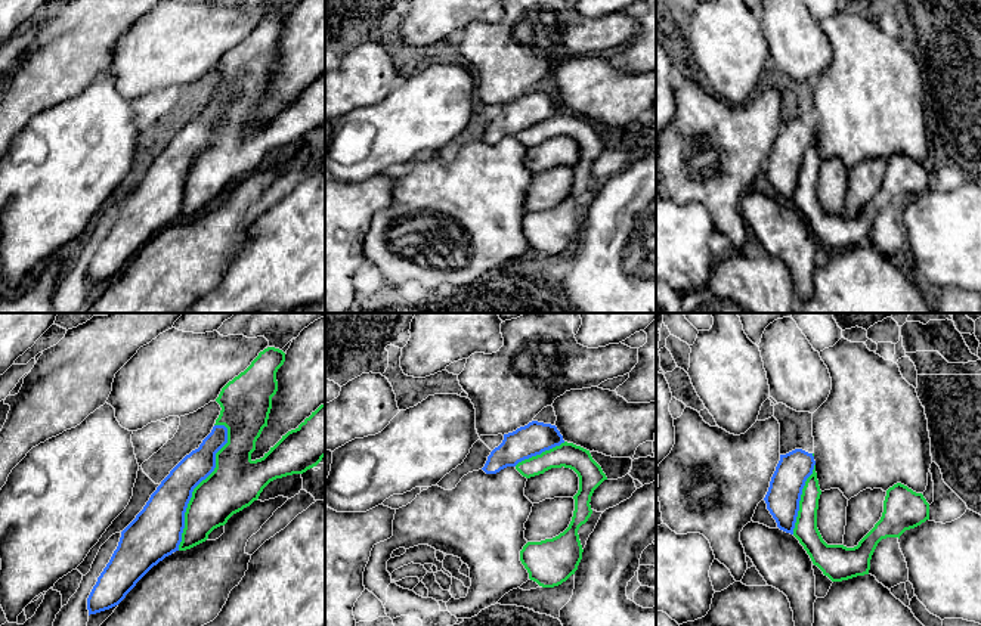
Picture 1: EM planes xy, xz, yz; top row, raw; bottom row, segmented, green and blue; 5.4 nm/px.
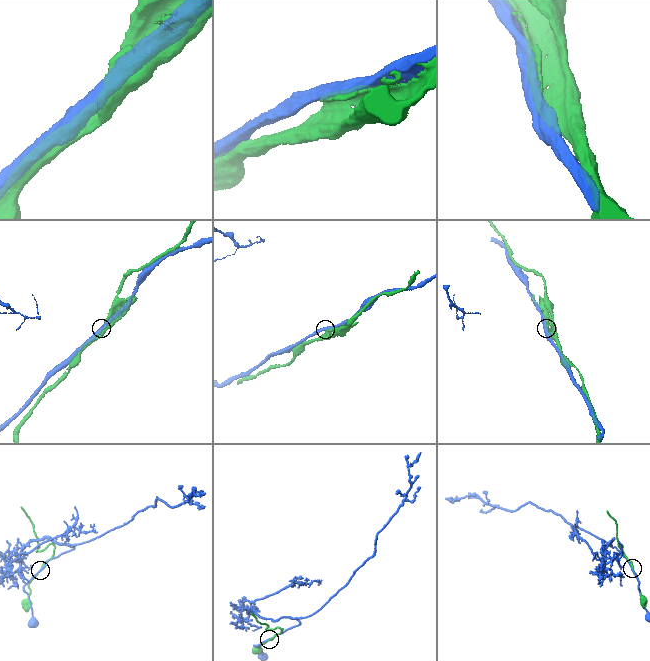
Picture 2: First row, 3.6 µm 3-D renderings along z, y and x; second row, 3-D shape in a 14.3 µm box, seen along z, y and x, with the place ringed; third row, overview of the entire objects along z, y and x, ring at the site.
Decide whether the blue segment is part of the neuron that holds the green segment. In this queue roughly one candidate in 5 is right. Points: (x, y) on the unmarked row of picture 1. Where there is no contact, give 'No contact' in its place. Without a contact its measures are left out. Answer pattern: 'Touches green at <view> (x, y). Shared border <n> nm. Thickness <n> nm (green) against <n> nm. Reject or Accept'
Touches green at xy (195, 157). Shared border 750 nm. Thickness 280 nm (green) against 240 nm. Reject

